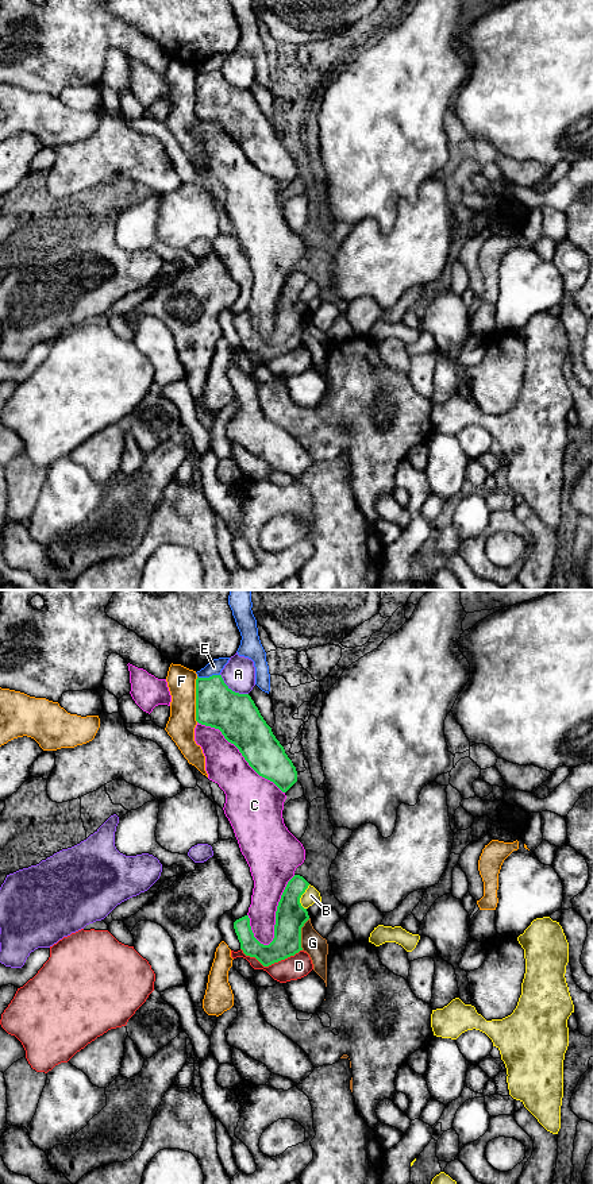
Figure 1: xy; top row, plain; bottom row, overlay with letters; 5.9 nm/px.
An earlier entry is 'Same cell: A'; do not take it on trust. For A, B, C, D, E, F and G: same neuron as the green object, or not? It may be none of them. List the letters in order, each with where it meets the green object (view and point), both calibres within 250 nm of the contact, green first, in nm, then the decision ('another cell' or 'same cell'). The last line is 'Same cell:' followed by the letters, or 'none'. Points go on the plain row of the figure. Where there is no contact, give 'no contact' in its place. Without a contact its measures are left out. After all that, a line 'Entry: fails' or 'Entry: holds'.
A: xy (231, 85) | 260/190 nm | another cell
B: xy (300, 292) | 180/90 nm | another cell
C: xy (276, 307) | 180/240 nm | another cell
D: xy (270, 359) | 170/140 nm | another cell
E: xy (210, 72) | 260/90 nm | another cell
F: xy (196, 95) | 260/170 nm | another cell
G: xy (300, 330) | 180/140 nm | another cell
Same cell: none
Entry: fails

